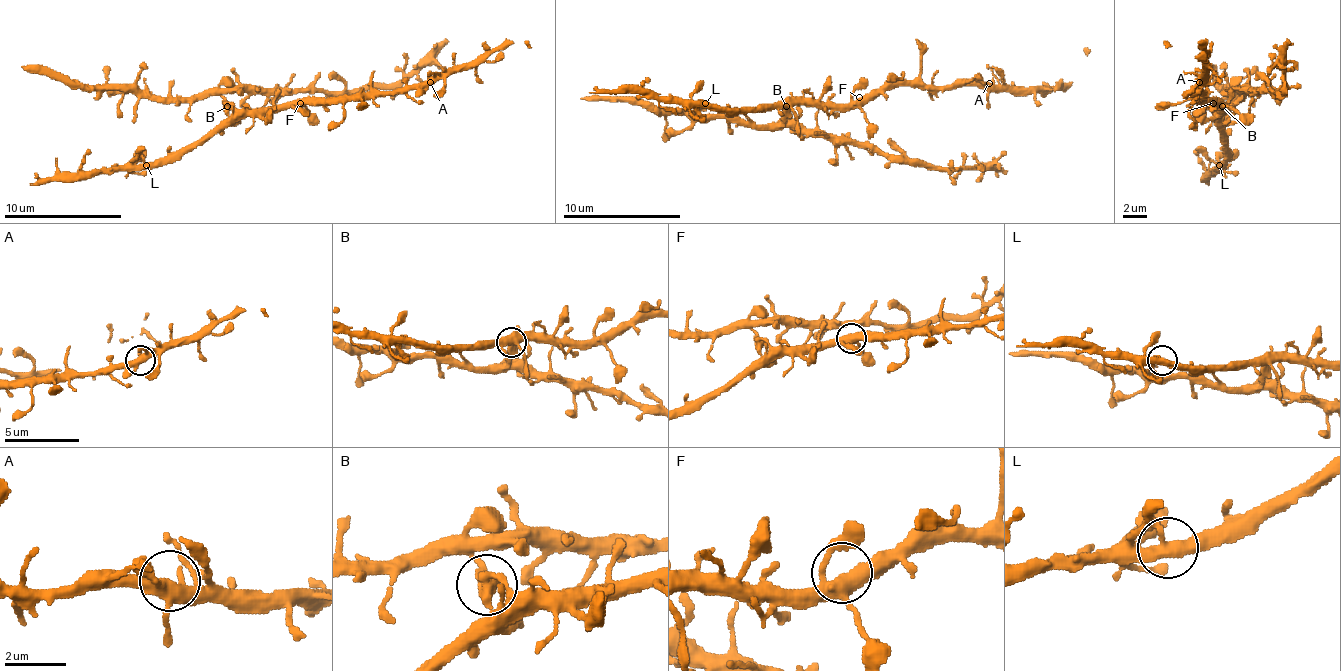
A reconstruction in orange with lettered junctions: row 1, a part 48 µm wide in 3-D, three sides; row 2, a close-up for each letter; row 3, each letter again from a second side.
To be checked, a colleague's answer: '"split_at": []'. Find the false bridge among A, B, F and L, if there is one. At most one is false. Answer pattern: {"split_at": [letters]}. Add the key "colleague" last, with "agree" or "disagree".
{"split_at": [], "colleague": "agree"}

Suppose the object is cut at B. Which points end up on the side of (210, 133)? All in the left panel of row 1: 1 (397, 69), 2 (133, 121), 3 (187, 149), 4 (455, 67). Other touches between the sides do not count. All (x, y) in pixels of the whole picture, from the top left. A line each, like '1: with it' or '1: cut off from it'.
1: cut off from it
2: cut off from it
3: with it
4: with it

